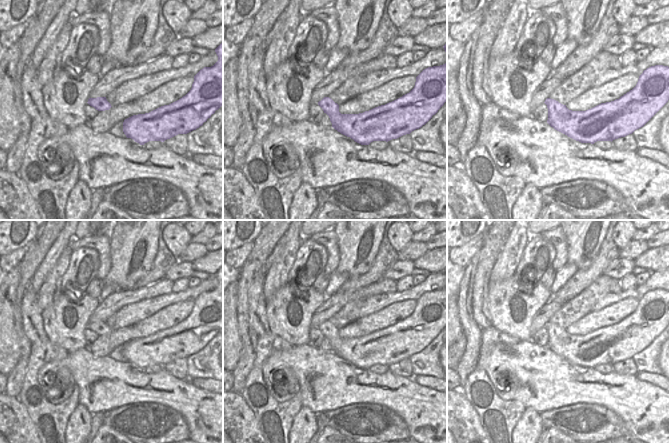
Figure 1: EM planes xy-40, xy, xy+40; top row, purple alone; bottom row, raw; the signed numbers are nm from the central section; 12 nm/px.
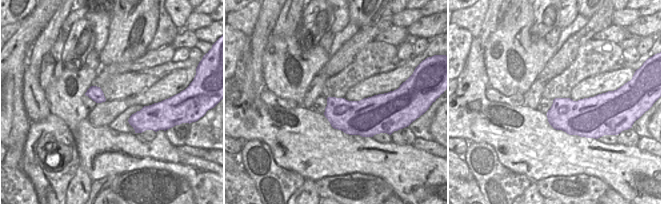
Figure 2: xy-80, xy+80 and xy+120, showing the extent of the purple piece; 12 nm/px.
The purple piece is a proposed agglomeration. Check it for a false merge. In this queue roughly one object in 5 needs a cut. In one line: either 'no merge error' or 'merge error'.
no merge error

